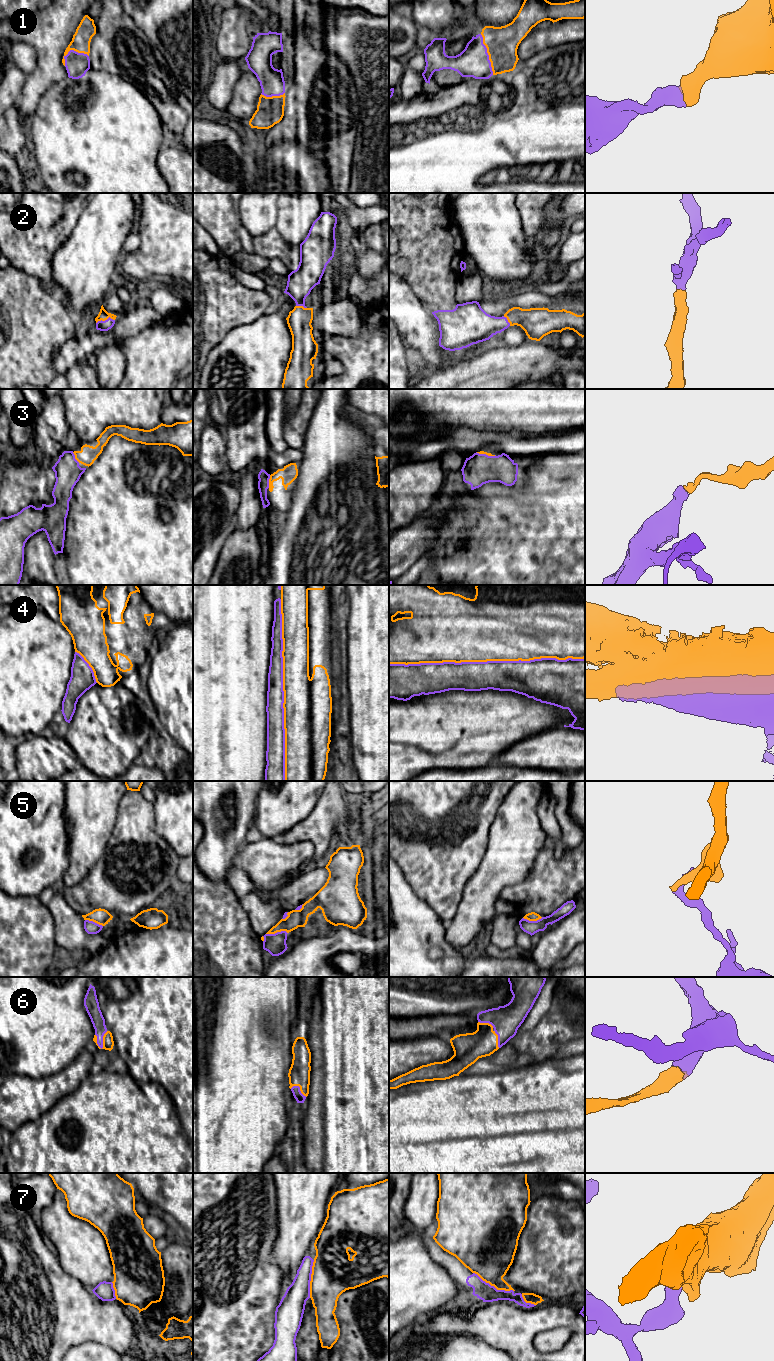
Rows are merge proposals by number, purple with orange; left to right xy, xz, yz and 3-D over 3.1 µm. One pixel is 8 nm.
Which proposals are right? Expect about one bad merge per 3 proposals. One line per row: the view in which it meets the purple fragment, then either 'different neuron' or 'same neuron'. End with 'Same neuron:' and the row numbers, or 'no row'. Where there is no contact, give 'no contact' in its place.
1: meets purple in yz; same neuron
2: meets purple in xy; same neuron
3: meets purple in xz; same neuron
4: meets purple in yz; same neuron
5: meets purple in xz; different neuron
6: meets purple in xy; same neuron
7: meets purple in yz; different neuron
Same neuron: 1, 2, 3, 4, 6

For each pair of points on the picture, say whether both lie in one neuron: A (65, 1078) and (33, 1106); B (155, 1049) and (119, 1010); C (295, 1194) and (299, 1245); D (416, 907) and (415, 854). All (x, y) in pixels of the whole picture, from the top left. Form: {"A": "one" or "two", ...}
{"A": "one", "B": "one", "C": "one", "D": "two"}

